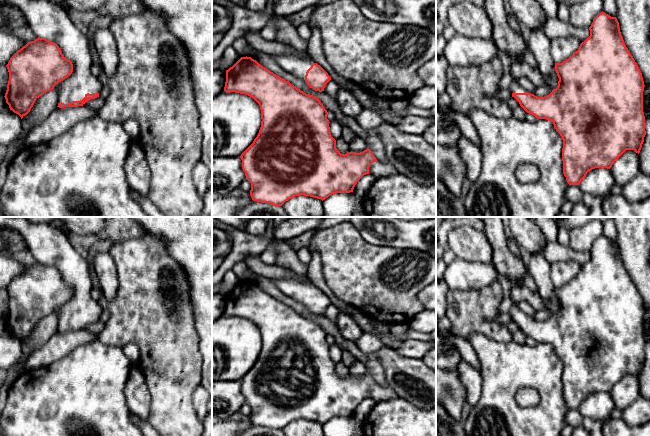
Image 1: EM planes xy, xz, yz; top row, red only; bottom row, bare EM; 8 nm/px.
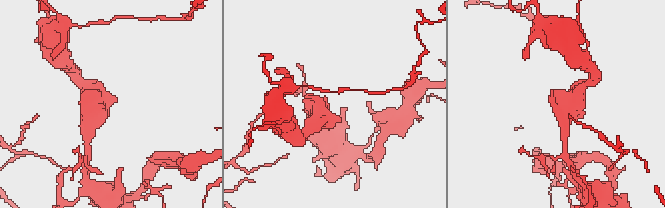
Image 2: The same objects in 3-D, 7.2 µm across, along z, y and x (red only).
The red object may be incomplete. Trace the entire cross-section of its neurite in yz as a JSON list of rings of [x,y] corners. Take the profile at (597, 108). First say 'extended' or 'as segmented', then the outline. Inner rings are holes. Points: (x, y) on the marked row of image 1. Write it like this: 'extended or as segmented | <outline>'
extended | [[[602,11],[594,18],[589,30],[590,36],[580,44],[576,52],[562,63],[555,63],[554,68],[559,81],[557,88],[549,95],[537,97],[528,93],[515,79],[508,87],[512,97],[527,113],[537,119],[553,122],[554,128],[563,140],[563,174],[569,185],[579,185],[592,169],[610,169],[626,150],[634,150],[639,154],[646,135],[643,112],[645,85],[642,73],[624,43],[617,18]]]

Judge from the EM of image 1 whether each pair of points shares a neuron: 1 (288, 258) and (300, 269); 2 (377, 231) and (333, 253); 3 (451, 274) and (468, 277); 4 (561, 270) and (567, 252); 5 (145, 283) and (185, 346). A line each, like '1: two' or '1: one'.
1: one
2: two
3: one
4: two
5: one

